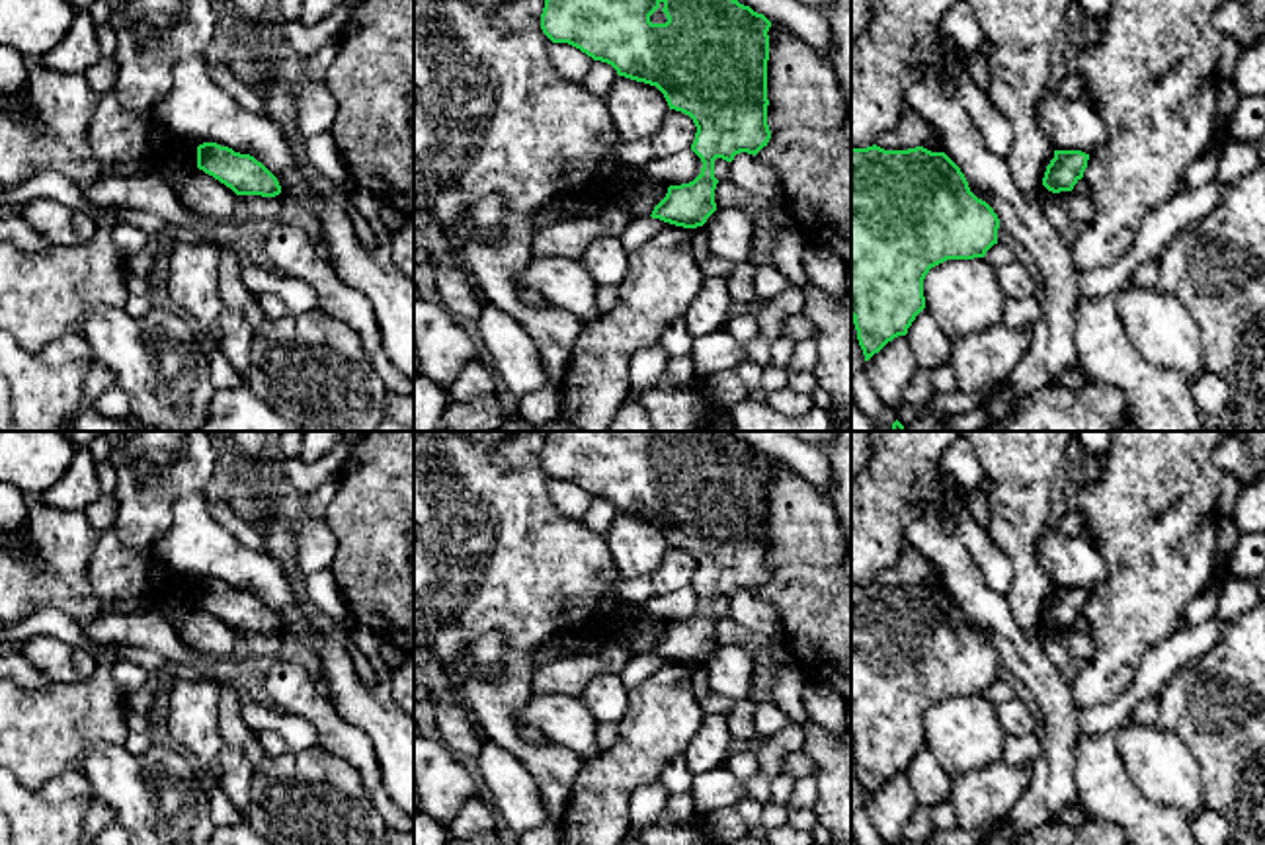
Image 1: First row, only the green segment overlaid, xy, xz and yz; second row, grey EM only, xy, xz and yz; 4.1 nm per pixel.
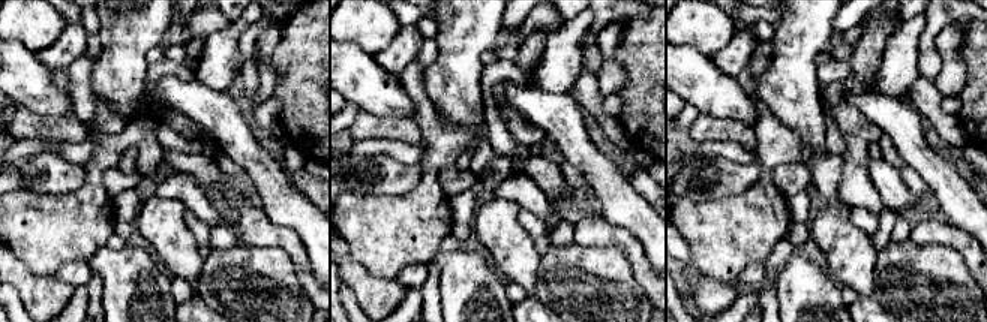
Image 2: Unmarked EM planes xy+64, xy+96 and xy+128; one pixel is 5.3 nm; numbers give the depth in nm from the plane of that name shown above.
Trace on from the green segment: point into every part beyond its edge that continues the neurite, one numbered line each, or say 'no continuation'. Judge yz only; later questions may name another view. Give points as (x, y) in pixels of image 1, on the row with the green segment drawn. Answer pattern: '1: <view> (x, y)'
no continuation

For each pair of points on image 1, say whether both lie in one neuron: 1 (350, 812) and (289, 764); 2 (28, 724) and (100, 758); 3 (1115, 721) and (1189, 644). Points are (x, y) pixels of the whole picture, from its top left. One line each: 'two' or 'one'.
1: one
2: two
3: one

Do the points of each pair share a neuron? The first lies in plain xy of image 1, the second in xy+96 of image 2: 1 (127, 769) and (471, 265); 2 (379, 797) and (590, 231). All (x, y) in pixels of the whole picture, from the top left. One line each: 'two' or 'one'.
1: one
2: one

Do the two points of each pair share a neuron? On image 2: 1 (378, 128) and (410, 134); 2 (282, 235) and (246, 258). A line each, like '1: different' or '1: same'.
1: same
2: different

